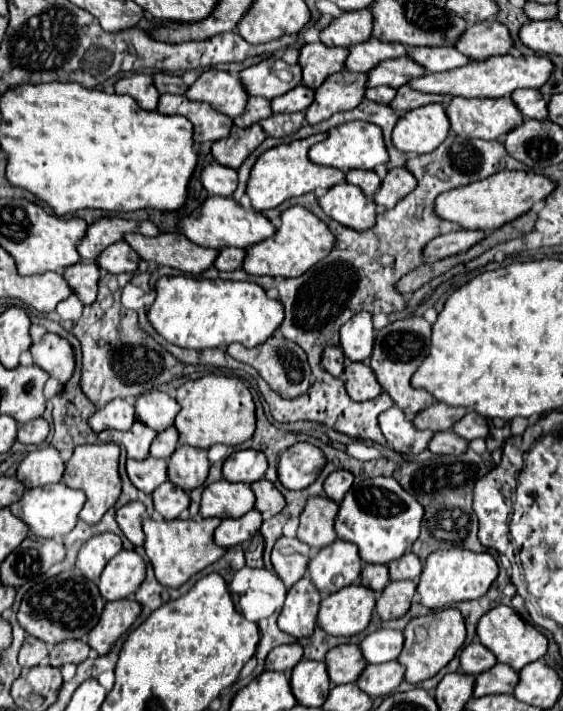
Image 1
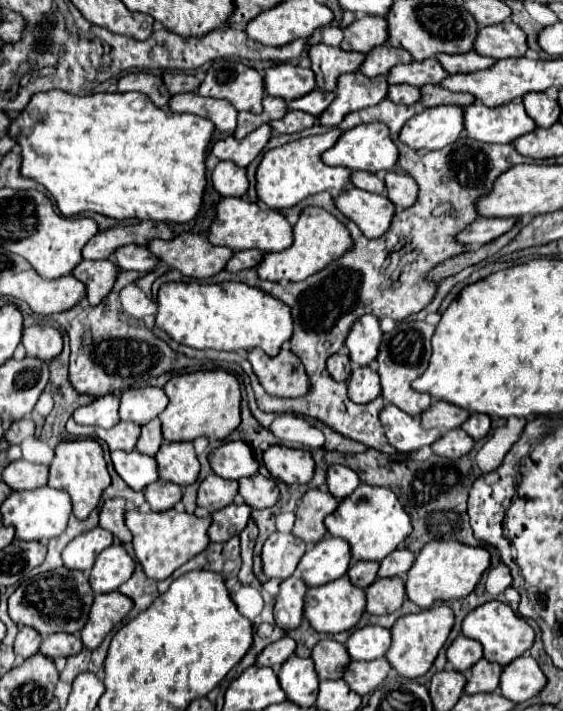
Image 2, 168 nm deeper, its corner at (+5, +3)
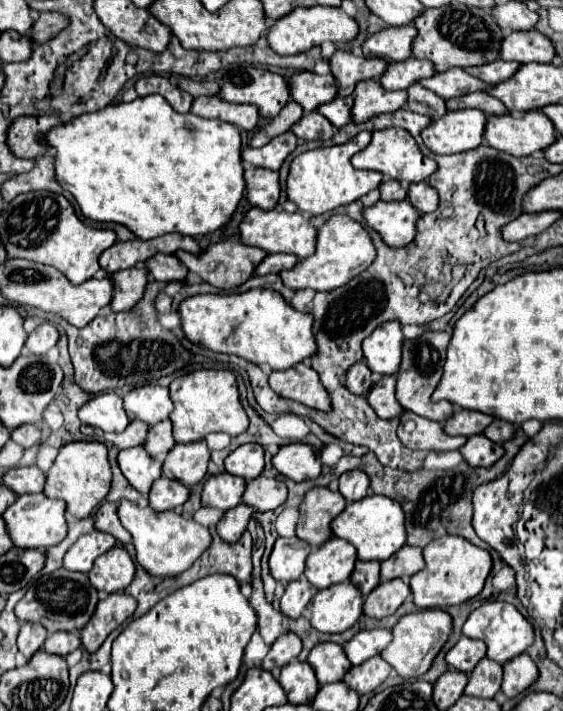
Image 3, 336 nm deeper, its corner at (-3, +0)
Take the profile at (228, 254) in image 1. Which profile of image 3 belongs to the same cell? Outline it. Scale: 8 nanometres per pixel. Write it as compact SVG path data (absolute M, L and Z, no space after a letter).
M276 253L276 255L268 255L254 271L254 275L268 275L268 273L280 273L284 269L292 269L300 259L296 255L284 255L284 253Z

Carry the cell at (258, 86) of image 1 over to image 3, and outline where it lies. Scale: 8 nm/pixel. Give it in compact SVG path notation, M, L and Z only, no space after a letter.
M304 71L290 77L290 93L292 99L302 105L304 113L310 113L336 97L338 83L332 75L318 75Z

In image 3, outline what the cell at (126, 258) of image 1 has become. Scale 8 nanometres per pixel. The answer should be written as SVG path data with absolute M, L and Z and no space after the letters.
M164 253L154 255L152 259L148 259L146 267L156 281L164 283L184 281L188 275L188 267L180 259L176 259L176 255L164 255Z

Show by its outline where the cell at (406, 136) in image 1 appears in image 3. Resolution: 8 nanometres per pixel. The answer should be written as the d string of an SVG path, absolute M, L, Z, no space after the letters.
M480 109L448 111L422 131L424 145L438 155L452 155L476 149L482 143L486 113Z

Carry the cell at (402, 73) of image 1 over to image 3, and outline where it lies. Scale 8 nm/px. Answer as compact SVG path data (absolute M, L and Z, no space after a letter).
M452 69L446 73L438 73L432 79L424 79L424 83L420 83L420 85L428 87L430 91L434 91L436 95L440 95L446 101L460 97L460 95L474 93L474 91L486 91L492 87L492 85L480 81L478 77L472 77L464 69Z

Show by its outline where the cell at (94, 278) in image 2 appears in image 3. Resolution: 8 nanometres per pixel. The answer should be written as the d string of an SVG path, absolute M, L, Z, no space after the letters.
M144 265L134 267L132 271L120 271L110 275L116 283L116 295L112 297L112 311L130 311L144 295L148 283L148 269Z

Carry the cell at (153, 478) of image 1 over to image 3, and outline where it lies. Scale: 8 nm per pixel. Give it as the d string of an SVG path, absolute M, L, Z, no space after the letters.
M132 447L118 453L118 465L128 479L128 483L146 495L152 483L162 475L162 463L150 457L144 447Z

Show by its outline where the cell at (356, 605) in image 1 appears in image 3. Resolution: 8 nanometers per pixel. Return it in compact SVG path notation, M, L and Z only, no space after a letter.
M348 581L320 589L308 605L310 623L320 633L342 633L362 615L362 601L360 591Z

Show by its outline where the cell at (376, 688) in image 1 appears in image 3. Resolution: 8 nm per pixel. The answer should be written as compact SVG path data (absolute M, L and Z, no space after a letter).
M372 657L368 661L364 661L362 665L350 667L350 671L344 675L344 683L348 687L352 687L354 691L362 693L372 693L376 687L380 687L384 683L384 679L388 677L388 673L392 671L392 667L380 657Z

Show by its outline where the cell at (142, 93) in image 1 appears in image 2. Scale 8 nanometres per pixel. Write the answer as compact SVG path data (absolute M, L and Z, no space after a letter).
M130 72L118 80L118 92L144 92L152 104L158 108L164 108L170 100L168 90L164 90L164 84L158 76L150 72Z

